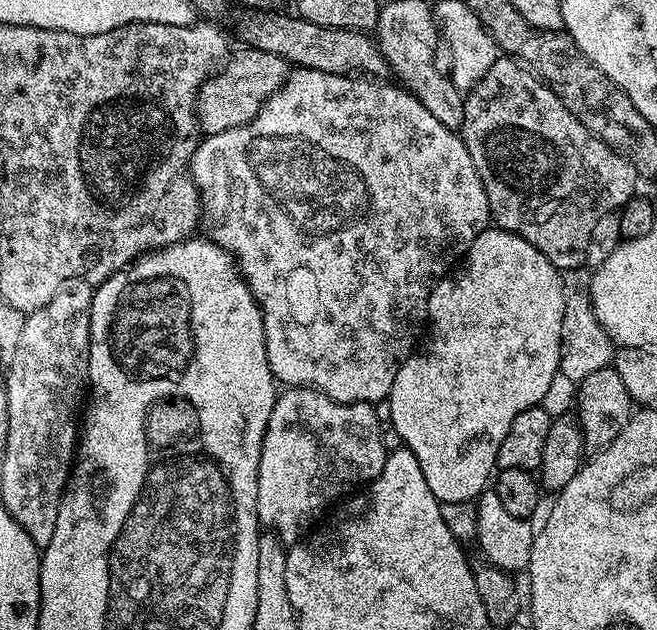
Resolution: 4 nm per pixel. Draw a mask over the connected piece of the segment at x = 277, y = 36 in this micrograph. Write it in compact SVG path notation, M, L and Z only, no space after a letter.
M252 10L247 13L248 17L240 24L240 36L245 40L245 45L248 48L257 48L262 50L266 54L278 54L278 58L282 58L286 61L289 66L295 66L296 68L309 68L310 70L322 70L323 72L333 72L334 74L342 74L343 76L349 74L363 74L368 78L380 78L384 70L386 72L386 63L384 56L380 52L380 47L377 41L373 39L371 35L365 34L363 32L355 32L354 30L342 30L341 28L331 28L330 26L318 26L314 22L306 22L298 14L291 14L292 16L272 16L276 14L271 14L262 10Z

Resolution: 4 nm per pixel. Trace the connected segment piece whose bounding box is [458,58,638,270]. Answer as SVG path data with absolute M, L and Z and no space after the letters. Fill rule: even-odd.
M515 58L497 59L463 99L465 121L462 122L458 132L464 141L470 158L474 162L474 170L478 170L478 178L482 178L491 223L510 234L518 234L522 238L526 238L526 242L530 242L530 246L537 248L557 270L581 267L586 258L586 246L590 242L590 233L593 232L595 224L601 218L606 218L606 214L619 213L622 205L630 197L637 195L636 183L638 183L638 177L634 166L629 160L619 156L613 148L606 146L606 142L599 140L586 126L582 126L582 122L578 122L578 118L574 118L574 114L570 114L570 110L566 110L566 106L557 98L556 93L531 68L521 64Z

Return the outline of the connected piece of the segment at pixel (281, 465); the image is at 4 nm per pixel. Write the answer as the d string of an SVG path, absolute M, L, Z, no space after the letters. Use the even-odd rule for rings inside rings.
M285 387L283 391L277 395L274 402L274 410L270 410L270 418L266 426L266 434L262 438L262 454L258 462L258 514L261 525L265 529L271 530L284 541L285 545L291 546L301 539L309 531L308 527L339 498L343 492L351 490L355 484L371 485L372 481L378 478L378 474L382 474L382 466L386 462L389 449L384 448L384 440L380 437L380 420L376 417L377 409L371 404L343 404L334 398L330 398L326 394L322 394L317 388L294 388Z

